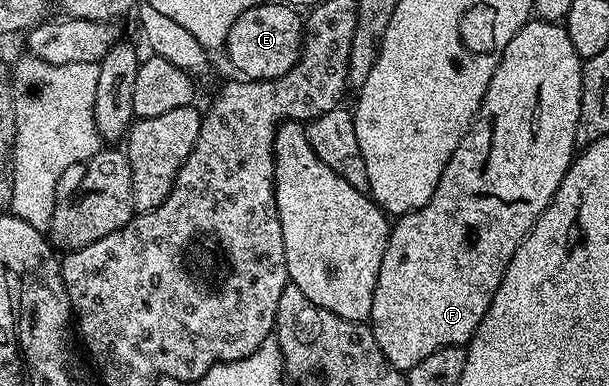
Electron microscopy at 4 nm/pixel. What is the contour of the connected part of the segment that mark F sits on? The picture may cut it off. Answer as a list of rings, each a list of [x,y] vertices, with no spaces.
[[[532,18],[523,24],[521,30],[517,30],[517,34],[513,34],[509,46],[505,46],[497,70],[485,90],[485,98],[465,134],[465,138],[461,138],[457,150],[453,150],[453,158],[449,158],[449,162],[441,174],[441,182],[437,182],[437,190],[433,190],[433,198],[429,198],[429,202],[425,202],[425,206],[398,217],[390,225],[385,254],[381,258],[381,270],[377,274],[377,286],[373,290],[373,306],[369,323],[373,338],[377,338],[377,346],[381,346],[381,354],[385,354],[385,358],[394,368],[406,370],[417,366],[417,362],[421,362],[421,358],[429,358],[429,354],[433,354],[433,350],[466,345],[475,335],[481,318],[487,316],[489,302],[493,298],[497,286],[501,286],[501,278],[505,278],[505,270],[509,266],[517,246],[521,246],[521,242],[527,237],[529,230],[545,210],[545,206],[551,204],[553,194],[557,194],[557,186],[561,186],[571,161],[576,155],[575,135],[581,110],[583,66],[584,61],[577,54],[577,50],[573,50],[573,42],[569,42],[569,34],[562,23]]]

